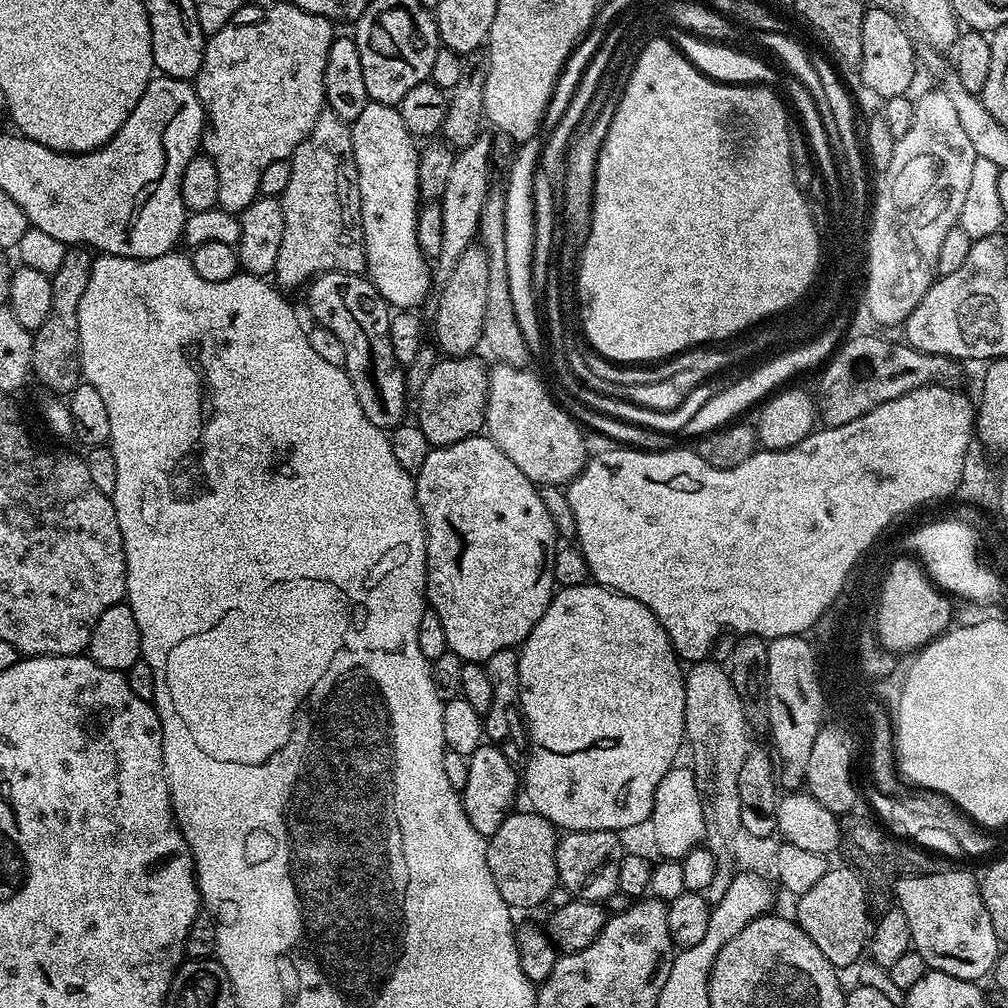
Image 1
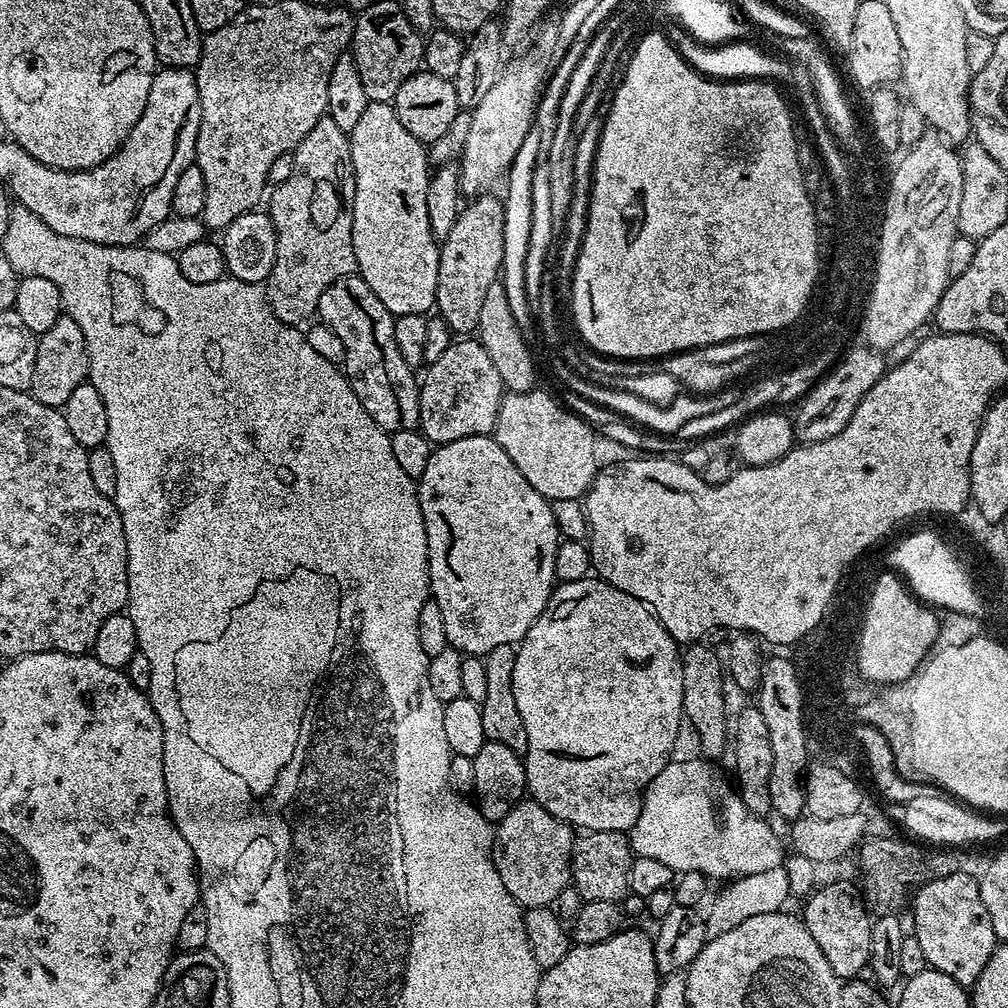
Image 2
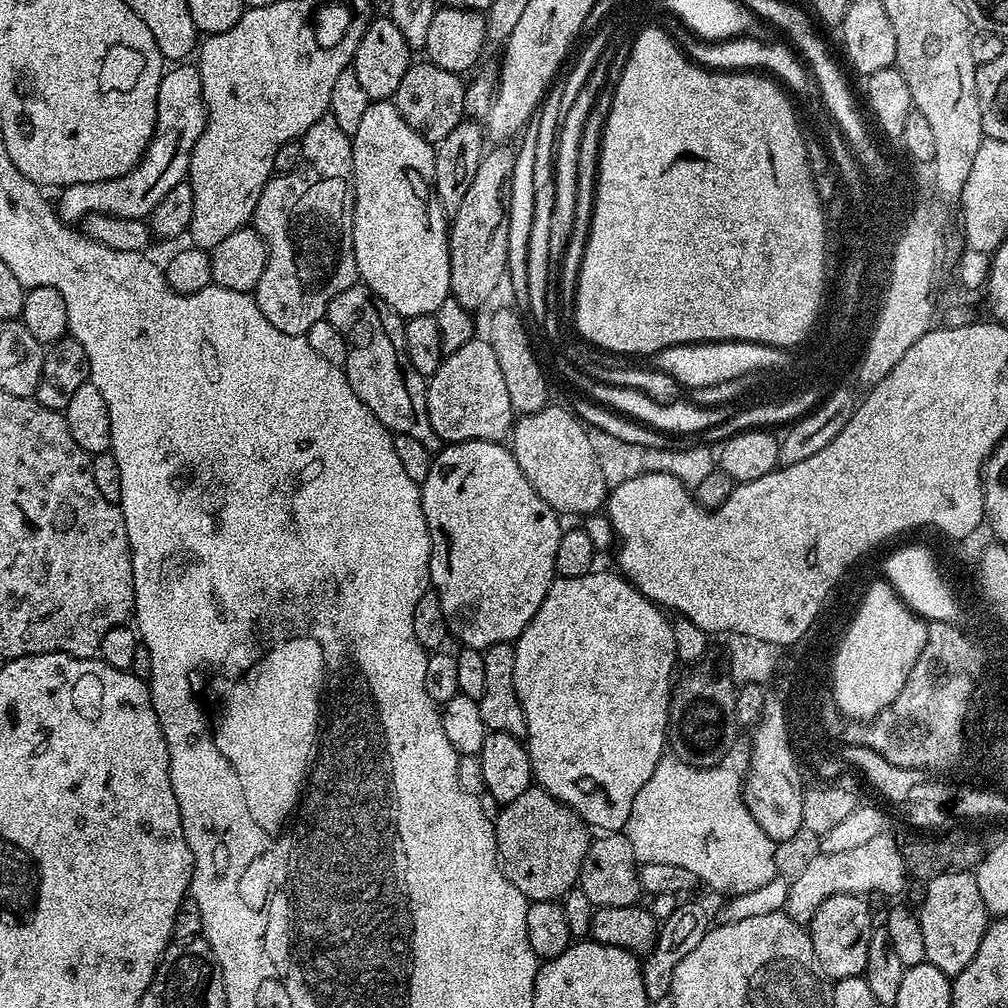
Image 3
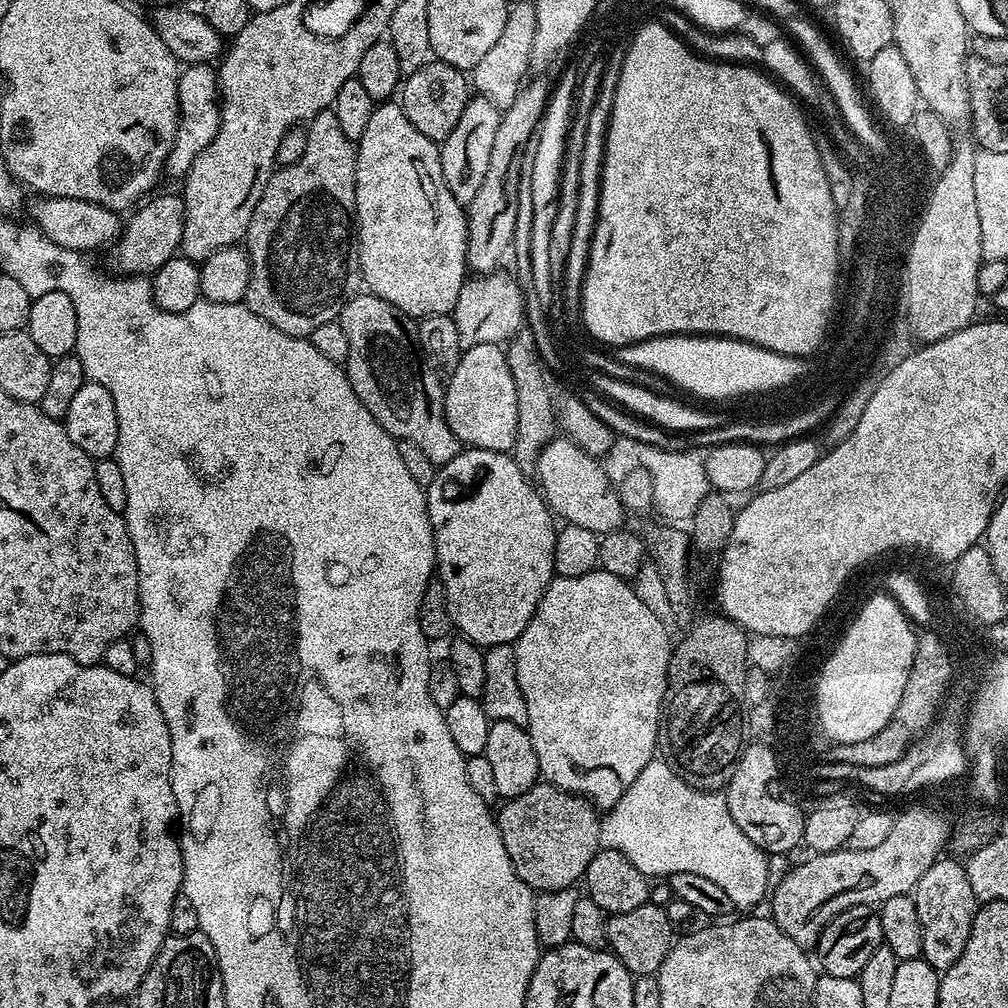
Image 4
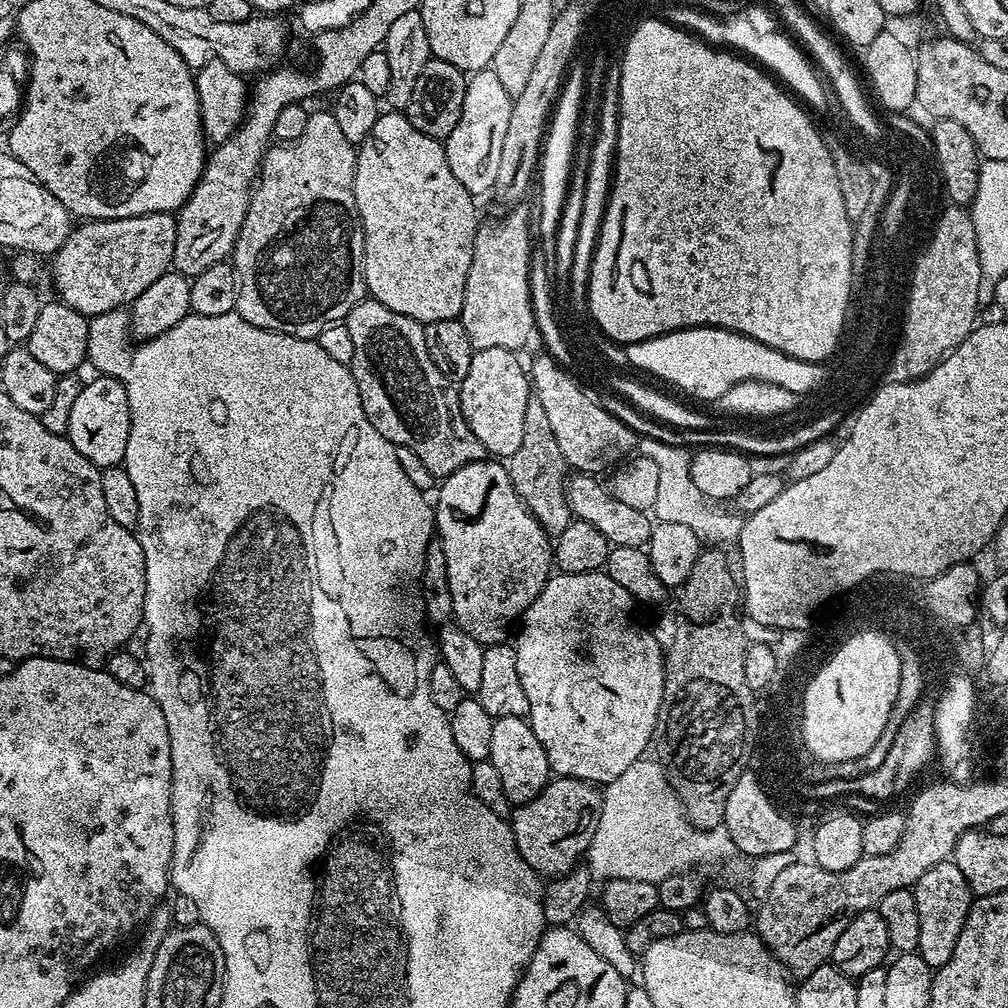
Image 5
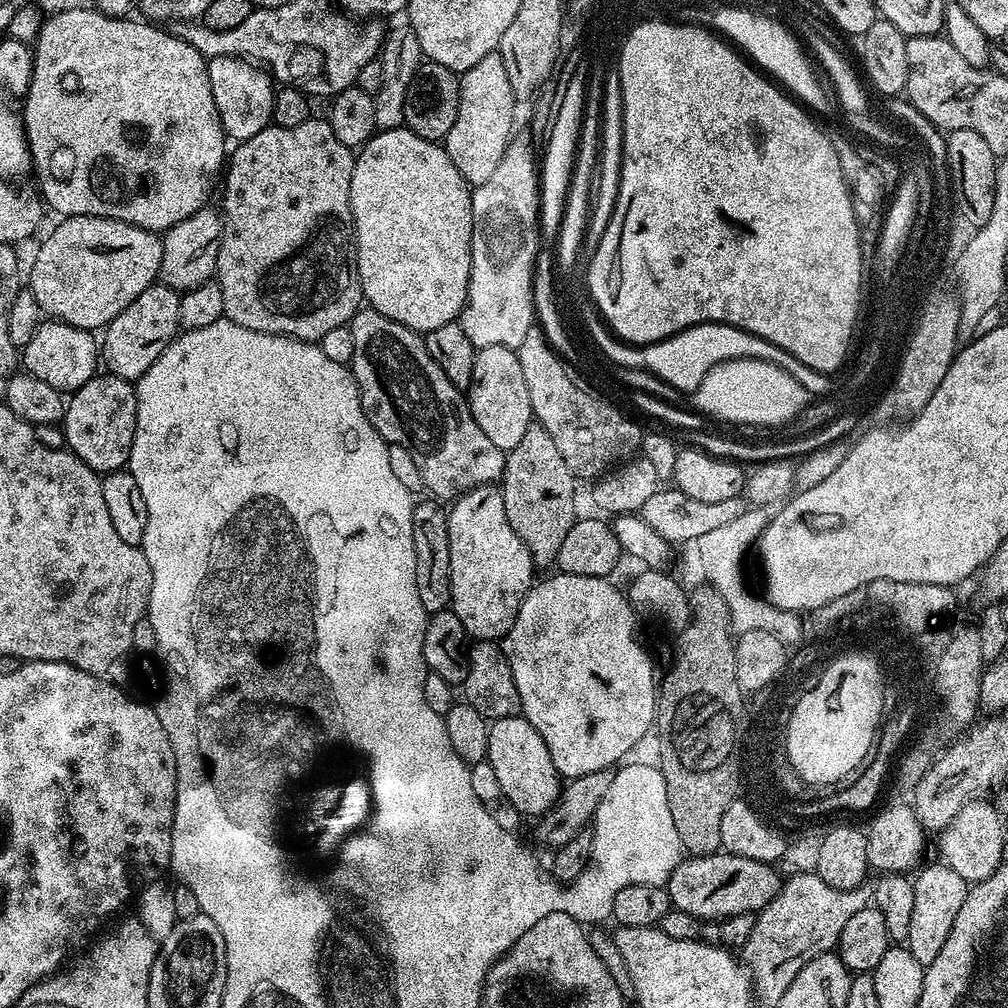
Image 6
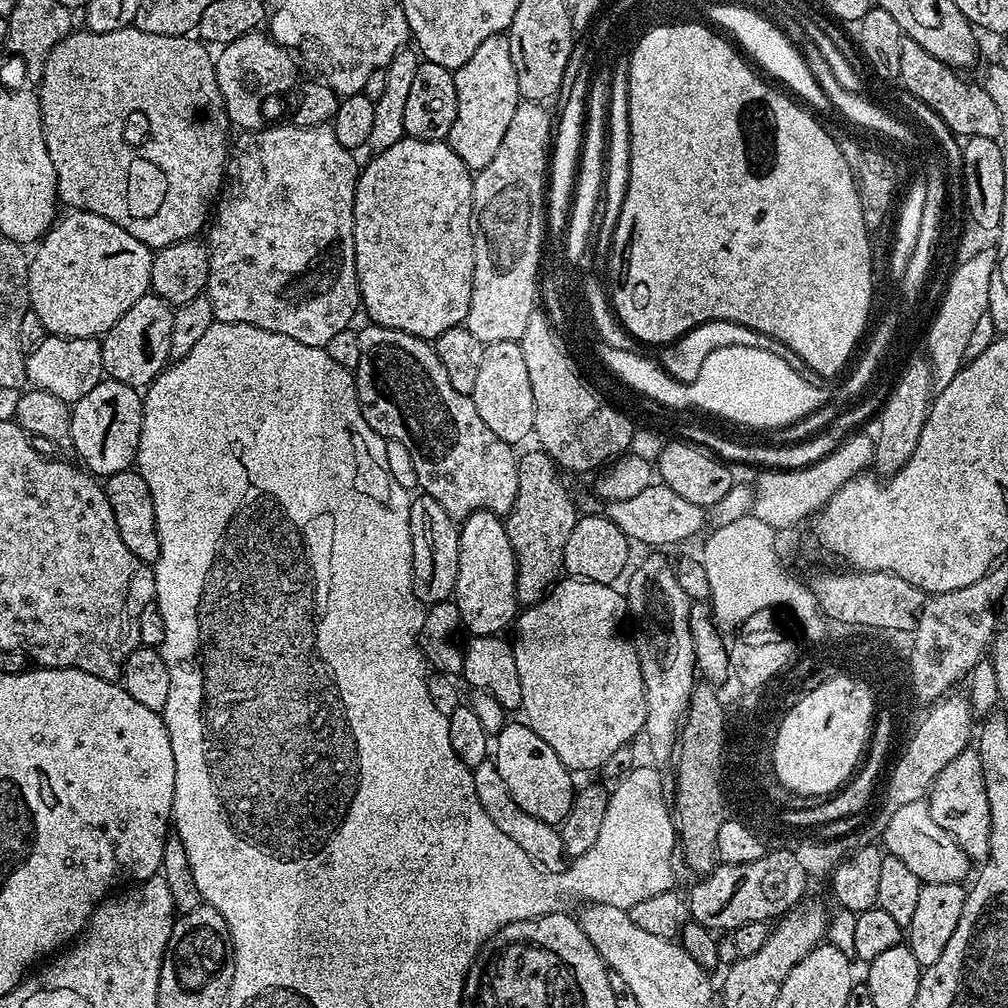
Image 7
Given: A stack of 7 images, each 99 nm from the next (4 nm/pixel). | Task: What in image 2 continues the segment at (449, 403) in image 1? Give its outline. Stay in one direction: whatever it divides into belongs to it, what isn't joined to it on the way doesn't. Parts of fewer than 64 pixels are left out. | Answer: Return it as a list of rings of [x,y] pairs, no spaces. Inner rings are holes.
[[[456,338],[452,345],[442,350],[442,358],[423,369],[420,385],[420,426],[419,431],[424,433],[433,445],[449,444],[458,438],[471,436],[487,436],[495,433],[498,422],[500,403],[504,401],[506,389],[502,378],[498,378],[498,369],[494,366],[490,354],[481,346],[476,338]]]

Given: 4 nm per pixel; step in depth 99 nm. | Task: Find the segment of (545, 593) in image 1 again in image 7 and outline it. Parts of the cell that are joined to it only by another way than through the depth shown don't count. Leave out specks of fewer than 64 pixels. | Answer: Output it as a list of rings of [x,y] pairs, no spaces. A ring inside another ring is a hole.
[[[475,512],[470,514],[459,525],[460,541],[458,542],[458,578],[456,579],[456,591],[454,593],[454,603],[460,615],[461,625],[465,629],[469,628],[472,636],[494,636],[503,633],[504,627],[511,625],[518,615],[518,605],[516,603],[516,559],[510,546],[510,538],[504,529],[504,520],[495,512]]]

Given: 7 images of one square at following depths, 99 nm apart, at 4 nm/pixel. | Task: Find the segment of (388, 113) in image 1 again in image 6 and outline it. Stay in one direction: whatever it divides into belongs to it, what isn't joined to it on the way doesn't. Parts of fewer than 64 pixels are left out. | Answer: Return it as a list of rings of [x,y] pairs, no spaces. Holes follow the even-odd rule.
[[[406,126],[385,128],[377,131],[365,142],[364,147],[355,153],[350,178],[350,206],[356,242],[356,265],[360,279],[360,291],[367,307],[373,308],[378,314],[406,326],[411,332],[426,334],[430,330],[438,330],[438,326],[453,323],[464,310],[468,302],[468,283],[472,269],[472,194],[473,189],[458,174],[454,162],[446,154],[446,150],[437,141],[427,140],[414,134]]]

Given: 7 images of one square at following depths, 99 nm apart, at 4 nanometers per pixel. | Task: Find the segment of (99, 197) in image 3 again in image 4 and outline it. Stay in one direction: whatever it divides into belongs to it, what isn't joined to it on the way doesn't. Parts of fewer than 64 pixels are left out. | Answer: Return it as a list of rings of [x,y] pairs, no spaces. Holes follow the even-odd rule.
[[[211,63],[189,64],[181,71],[177,84],[178,110],[180,121],[176,127],[176,137],[168,155],[167,175],[183,178],[187,176],[194,158],[214,142],[220,125],[220,102],[218,99],[218,72]]]

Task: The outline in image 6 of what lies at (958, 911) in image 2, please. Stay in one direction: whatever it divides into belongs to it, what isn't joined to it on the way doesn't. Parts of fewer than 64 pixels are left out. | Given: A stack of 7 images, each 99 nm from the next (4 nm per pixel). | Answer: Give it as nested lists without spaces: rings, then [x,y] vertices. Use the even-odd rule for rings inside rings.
[[[935,863],[929,868],[921,867],[912,880],[914,911],[910,917],[910,934],[906,941],[910,954],[914,954],[914,958],[918,958],[918,962],[925,966],[934,962],[934,958],[938,958],[938,950],[946,946],[946,938],[950,938],[954,918],[958,918],[958,910],[962,910],[962,902],[966,902],[970,887],[969,881],[964,880],[962,874],[954,874],[948,864]]]

